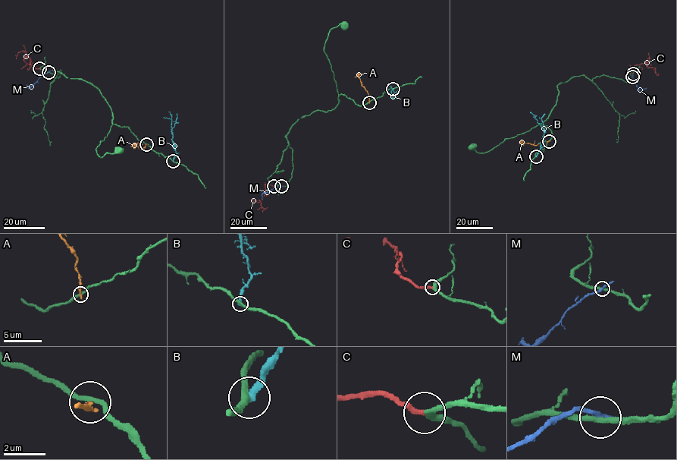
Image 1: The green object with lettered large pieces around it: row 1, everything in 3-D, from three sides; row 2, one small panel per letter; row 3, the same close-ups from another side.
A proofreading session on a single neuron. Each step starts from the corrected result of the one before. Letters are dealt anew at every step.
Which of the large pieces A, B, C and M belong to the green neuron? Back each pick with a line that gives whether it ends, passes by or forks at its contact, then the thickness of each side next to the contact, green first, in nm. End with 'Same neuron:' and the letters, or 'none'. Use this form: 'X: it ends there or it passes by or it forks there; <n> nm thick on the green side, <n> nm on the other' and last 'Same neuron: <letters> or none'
C: it ends there; 320 nm thick on the green side, 280 nm on the other
Same neuron: C

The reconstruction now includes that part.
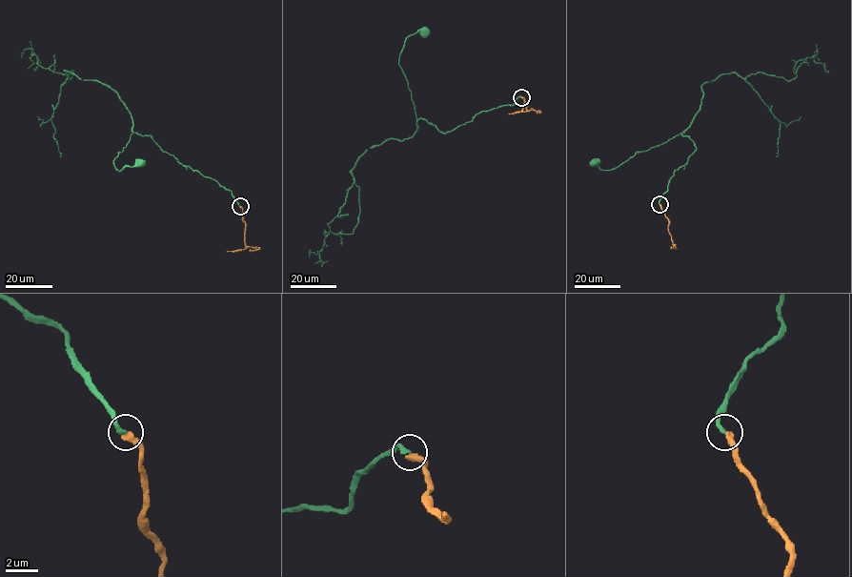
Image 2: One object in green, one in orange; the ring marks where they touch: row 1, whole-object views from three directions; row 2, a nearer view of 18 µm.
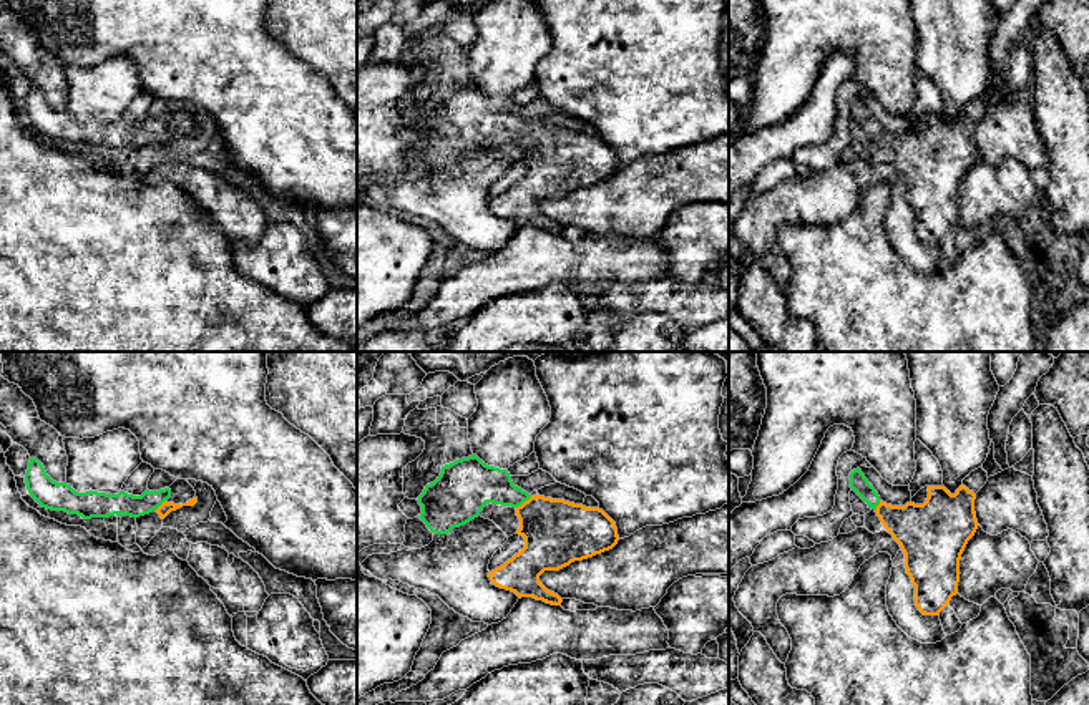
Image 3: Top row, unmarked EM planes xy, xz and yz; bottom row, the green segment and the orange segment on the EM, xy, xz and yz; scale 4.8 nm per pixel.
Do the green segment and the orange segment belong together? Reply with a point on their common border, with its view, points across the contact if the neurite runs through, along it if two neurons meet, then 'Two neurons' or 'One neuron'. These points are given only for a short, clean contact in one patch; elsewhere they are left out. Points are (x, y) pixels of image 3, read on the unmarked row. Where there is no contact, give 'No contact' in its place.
Touches green at xz (523, 130). Path across: xz (475, 111), (493, 113), (523, 130), (556, 161). One neuron

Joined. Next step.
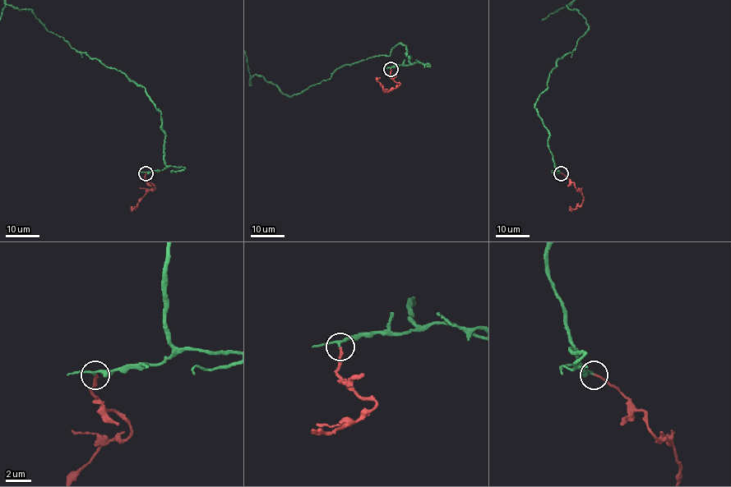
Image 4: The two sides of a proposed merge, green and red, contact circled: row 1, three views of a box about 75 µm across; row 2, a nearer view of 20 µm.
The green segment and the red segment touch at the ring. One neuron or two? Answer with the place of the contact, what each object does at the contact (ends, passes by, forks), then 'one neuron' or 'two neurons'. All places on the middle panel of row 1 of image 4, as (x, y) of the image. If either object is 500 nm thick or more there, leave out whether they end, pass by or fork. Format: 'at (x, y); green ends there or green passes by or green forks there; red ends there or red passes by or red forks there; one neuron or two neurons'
at (390, 69); green passes by; red ends there; one neuron

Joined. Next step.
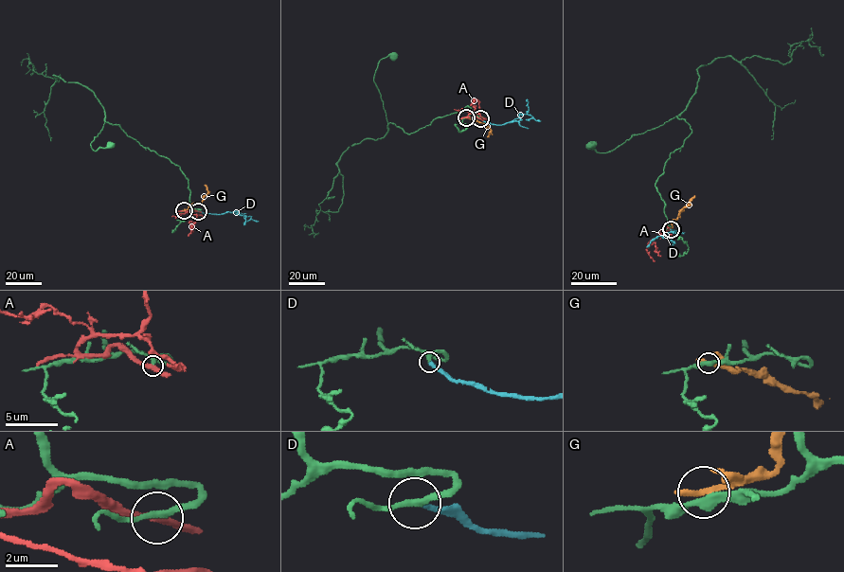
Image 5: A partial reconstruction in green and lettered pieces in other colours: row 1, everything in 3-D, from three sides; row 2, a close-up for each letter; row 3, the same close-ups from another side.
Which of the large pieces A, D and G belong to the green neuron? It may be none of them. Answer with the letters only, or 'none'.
D

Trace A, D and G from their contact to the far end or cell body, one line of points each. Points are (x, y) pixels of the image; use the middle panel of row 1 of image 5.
A: (480, 118), (468, 116), (479, 110), (476, 99), (472, 103), (475, 106), (474, 110)
D: (480, 118), (495, 124), (518, 121), (519, 115), (528, 111), (526, 99)
G: (466, 117), (486, 124), (491, 131), (487, 136)

